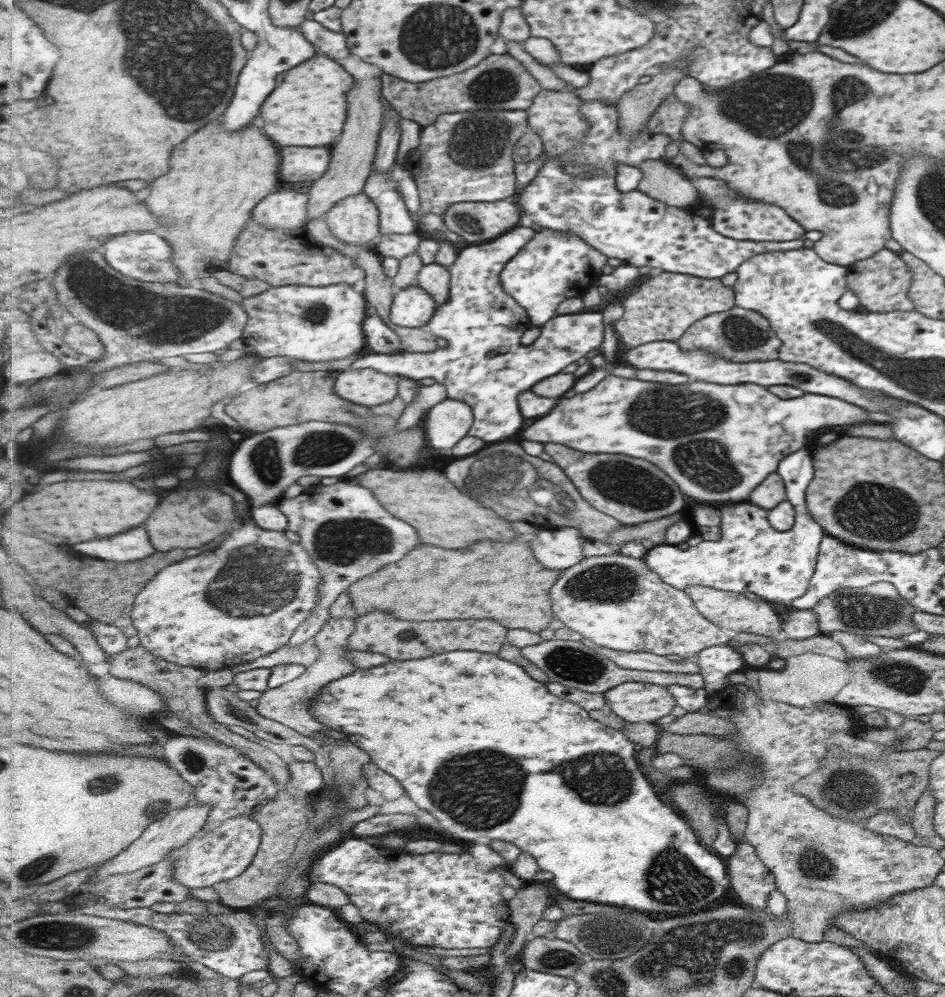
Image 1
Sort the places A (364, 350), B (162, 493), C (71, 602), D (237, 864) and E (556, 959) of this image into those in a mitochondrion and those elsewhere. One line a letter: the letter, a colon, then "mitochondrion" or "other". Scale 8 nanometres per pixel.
A: other
B: other
C: other
D: other
E: mitochondrion

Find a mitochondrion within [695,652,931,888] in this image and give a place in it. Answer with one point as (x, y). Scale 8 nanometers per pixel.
(848, 788)

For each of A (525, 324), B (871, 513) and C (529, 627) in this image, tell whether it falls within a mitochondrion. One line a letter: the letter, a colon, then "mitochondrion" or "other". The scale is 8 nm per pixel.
A: other
B: mitochondrion
C: other

